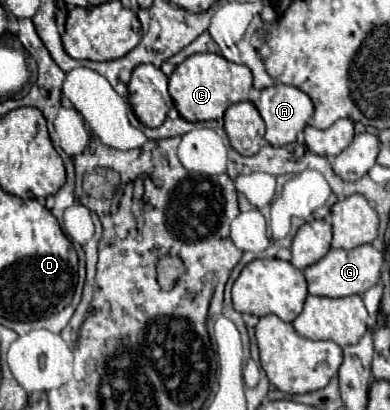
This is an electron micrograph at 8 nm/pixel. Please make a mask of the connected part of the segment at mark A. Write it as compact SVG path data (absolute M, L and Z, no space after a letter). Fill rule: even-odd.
M280 82L264 88L254 106L266 124L264 138L272 146L294 142L314 114L314 104L302 90Z

